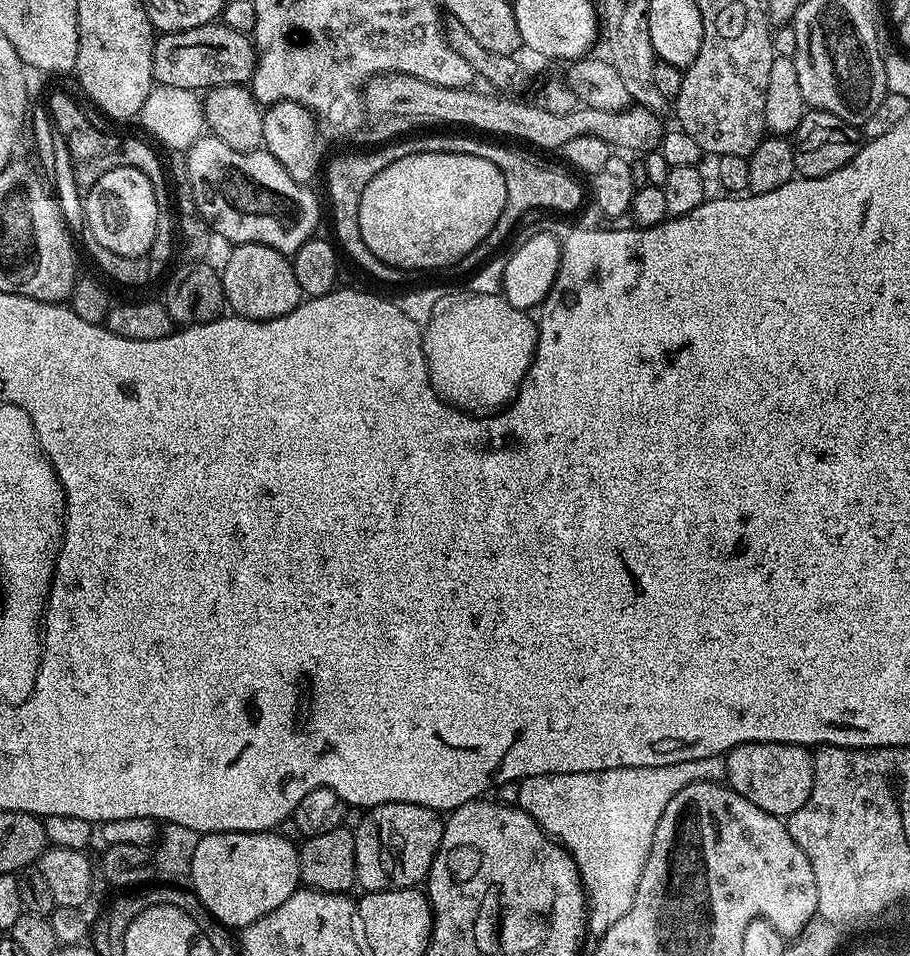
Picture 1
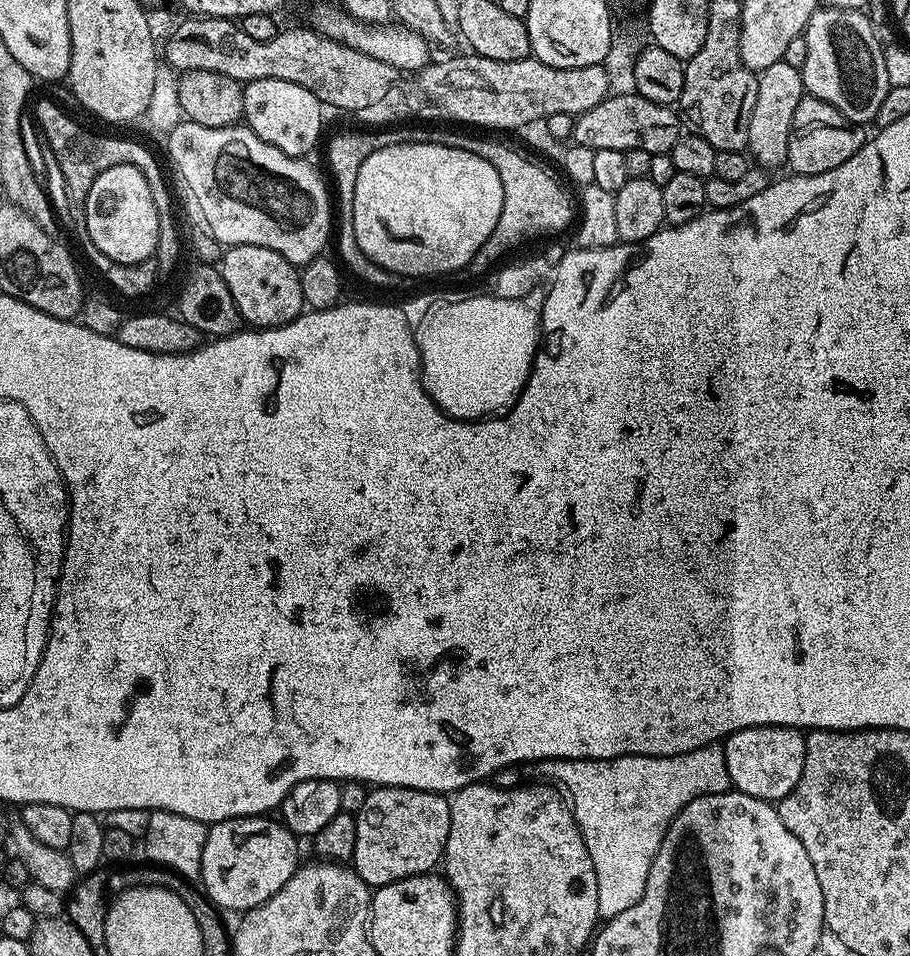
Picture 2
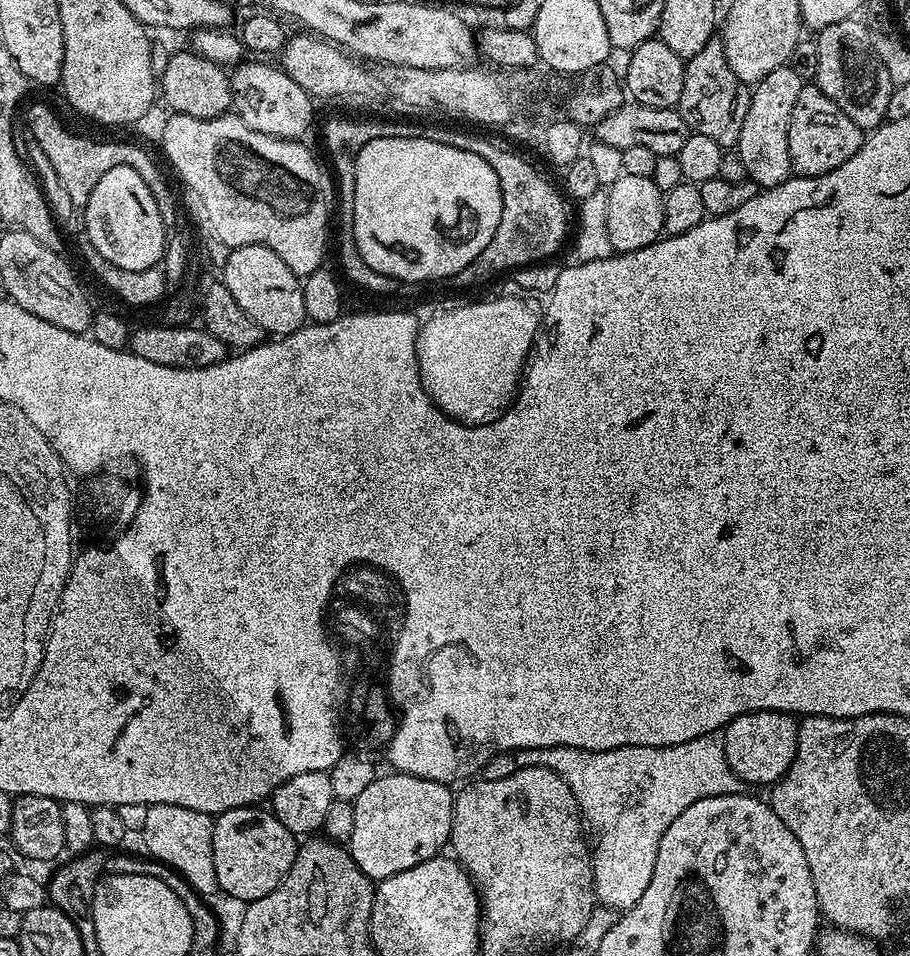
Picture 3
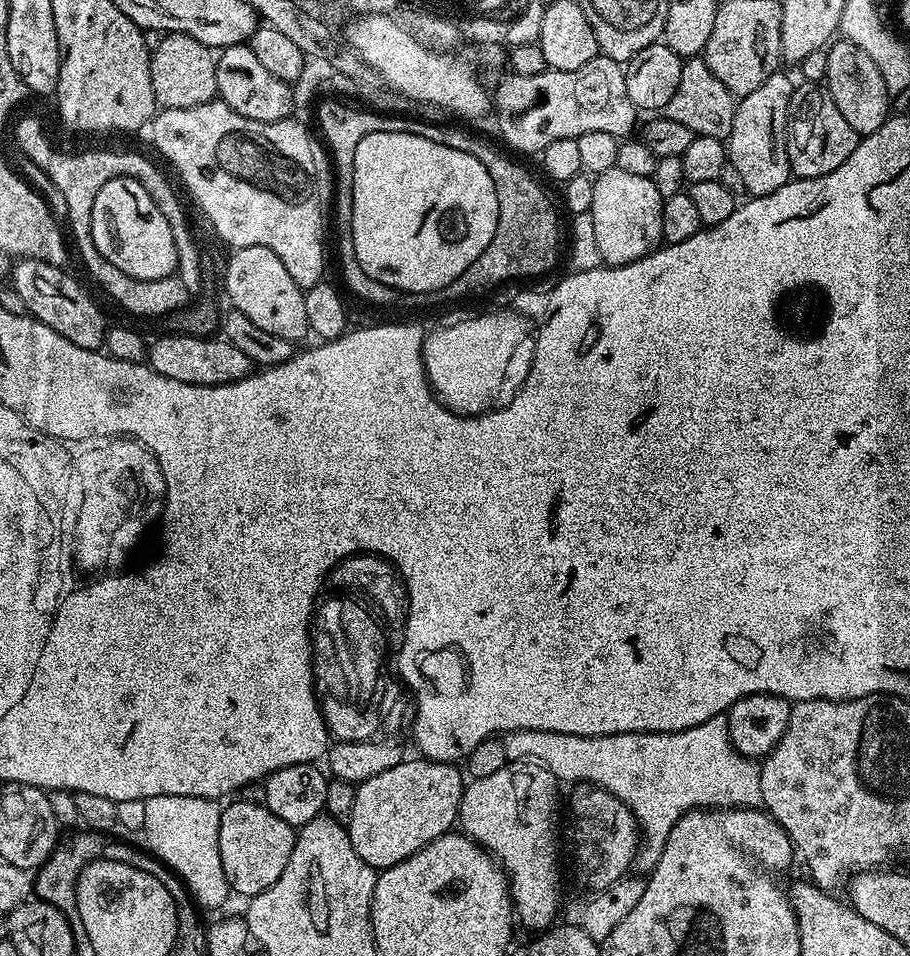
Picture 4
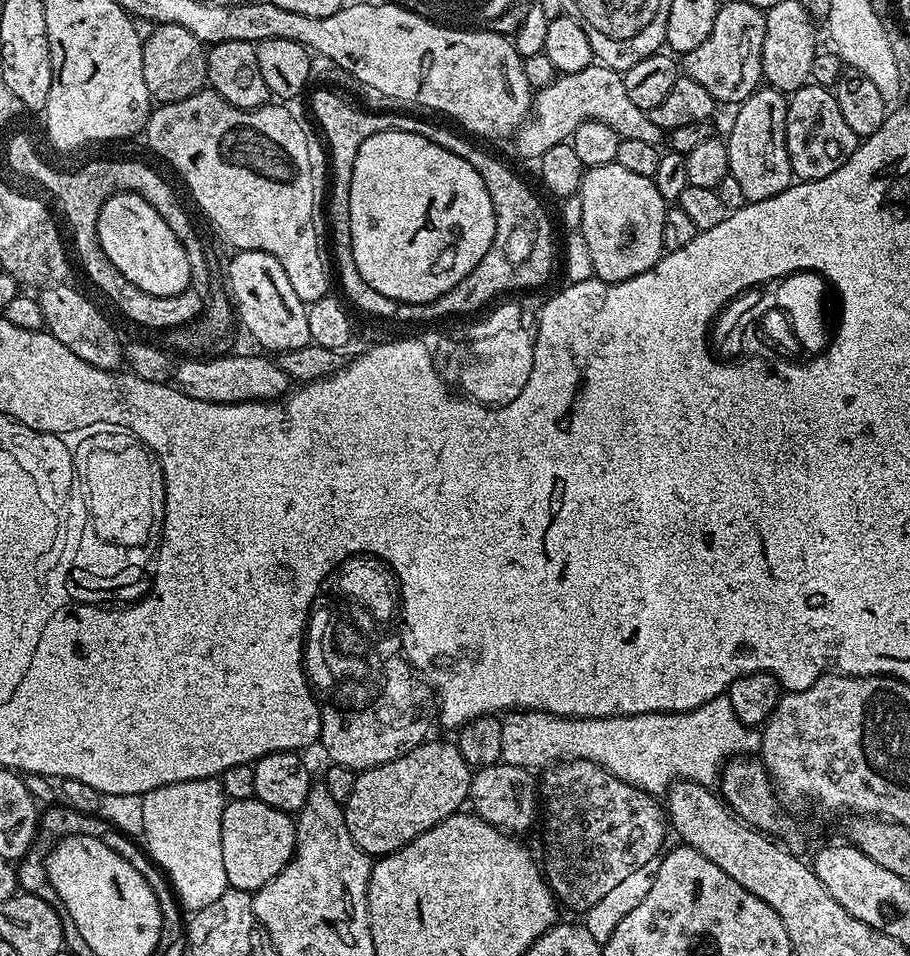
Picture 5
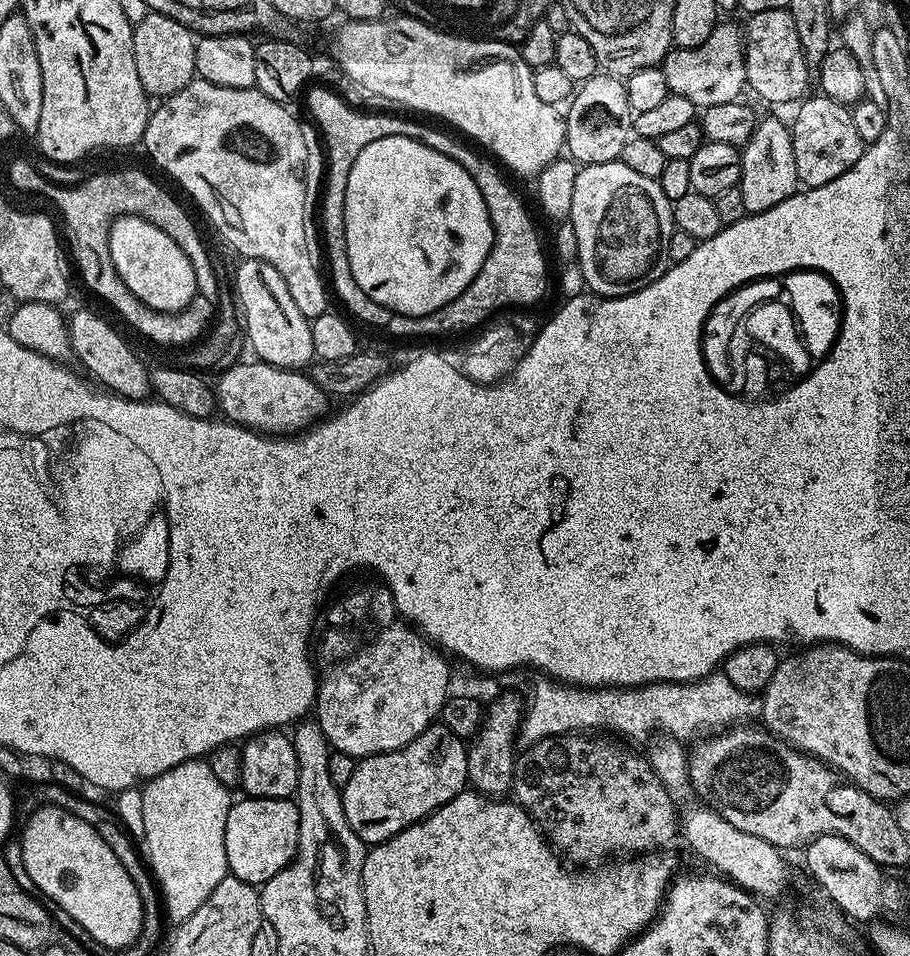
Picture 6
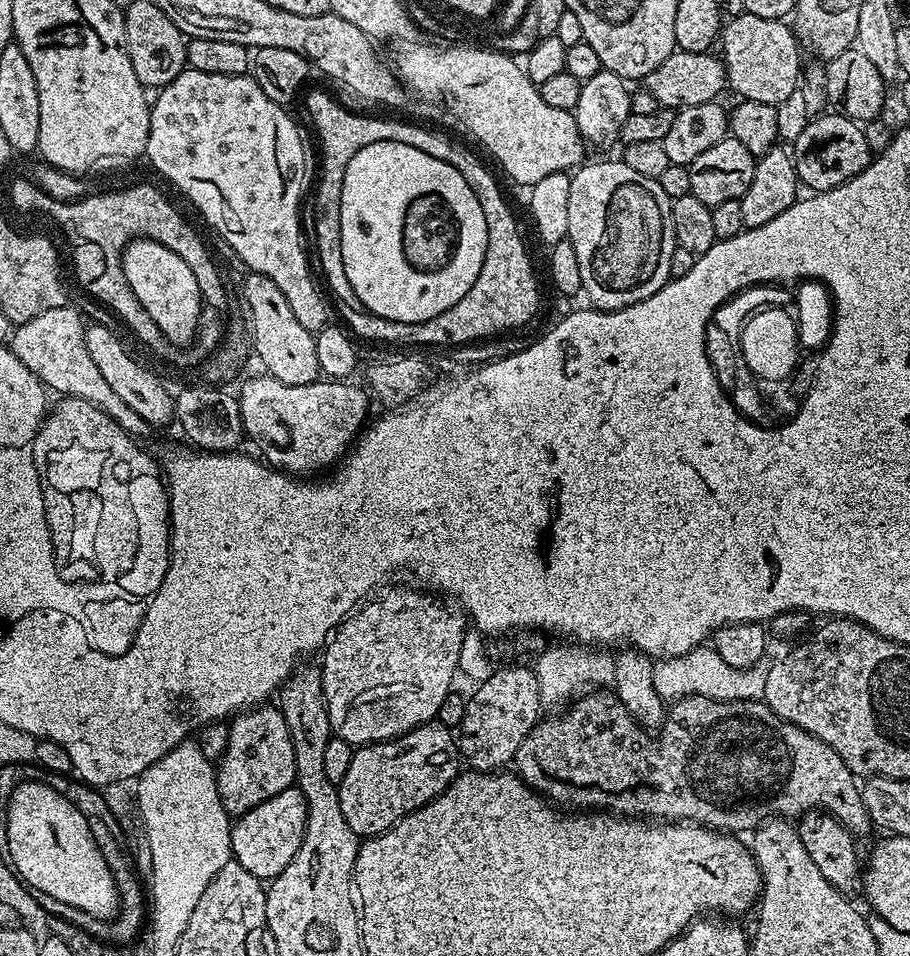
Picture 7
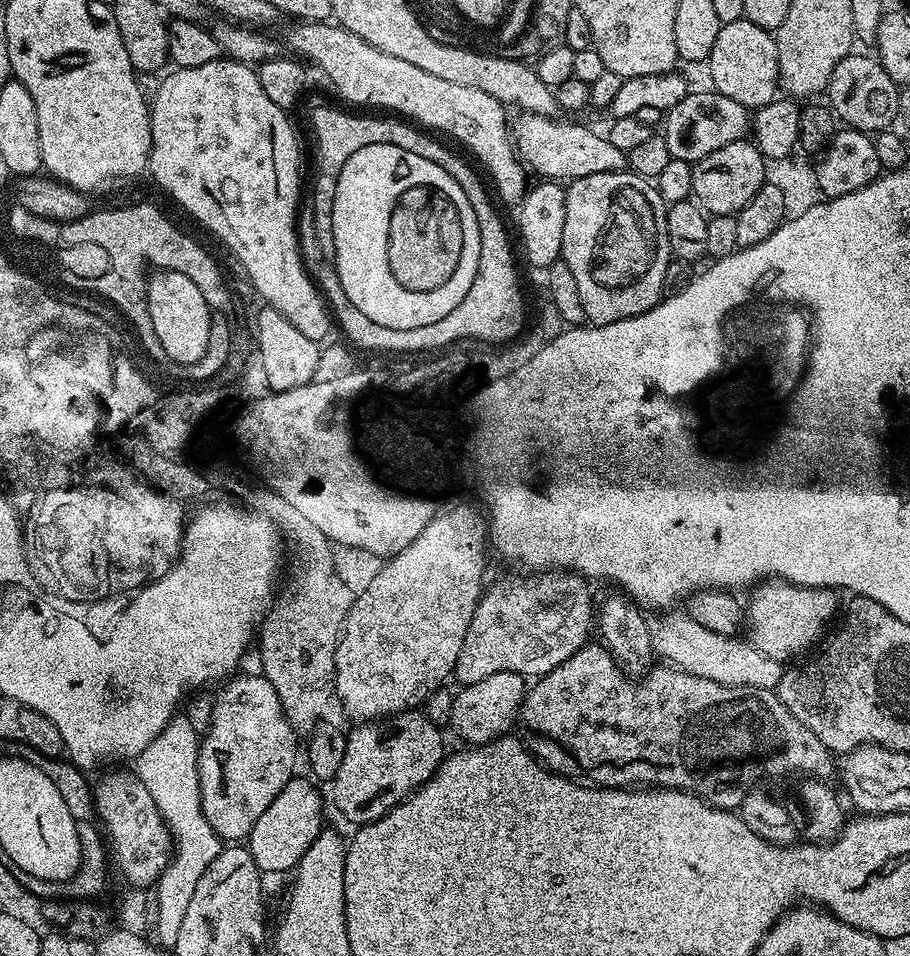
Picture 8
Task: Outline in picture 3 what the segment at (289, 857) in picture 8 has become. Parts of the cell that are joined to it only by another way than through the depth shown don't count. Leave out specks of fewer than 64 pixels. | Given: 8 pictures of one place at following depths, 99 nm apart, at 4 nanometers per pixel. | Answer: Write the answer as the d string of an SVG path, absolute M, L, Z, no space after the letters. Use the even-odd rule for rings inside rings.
M260 806L226 810L212 826L212 857L217 889L236 900L251 902L273 892L296 857L297 837L271 811Z

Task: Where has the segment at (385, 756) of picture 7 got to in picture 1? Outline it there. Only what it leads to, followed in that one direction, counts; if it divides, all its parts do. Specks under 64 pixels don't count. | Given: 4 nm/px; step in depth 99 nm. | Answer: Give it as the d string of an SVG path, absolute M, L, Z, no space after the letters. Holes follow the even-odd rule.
M386 802L367 809L356 833L356 879L364 892L389 892L399 888L415 888L428 879L434 858L440 849L445 817L435 808L410 802Z

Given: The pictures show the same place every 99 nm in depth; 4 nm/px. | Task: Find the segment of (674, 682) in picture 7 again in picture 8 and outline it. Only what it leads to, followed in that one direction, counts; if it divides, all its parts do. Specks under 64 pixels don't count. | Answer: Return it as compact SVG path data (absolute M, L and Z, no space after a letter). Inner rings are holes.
M676 610L657 616L660 616L657 620L654 620L654 618L648 620L649 630L652 632L653 650L657 657L665 656L668 659L665 661L671 667L681 668L683 672L689 672L698 678L710 678L710 682L729 684L730 686L741 684L751 688L770 688L773 690L778 686L785 665L774 658L766 658L766 654L762 654L762 650L758 650L747 639L727 636L726 634L714 634L714 630L706 630L706 626L694 622L694 618L690 618L687 614L680 613L679 616Z

